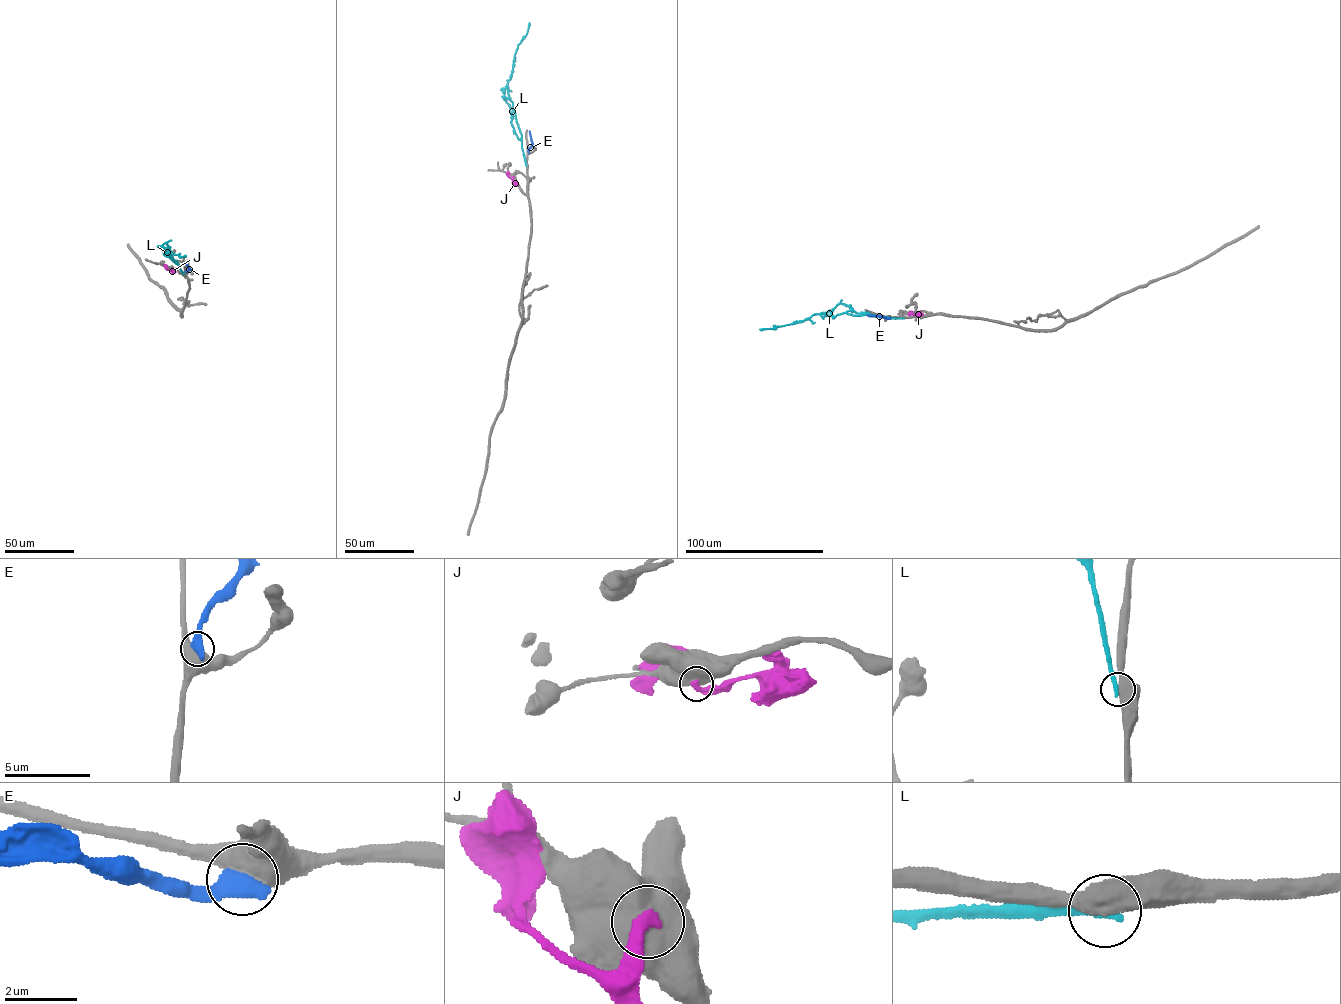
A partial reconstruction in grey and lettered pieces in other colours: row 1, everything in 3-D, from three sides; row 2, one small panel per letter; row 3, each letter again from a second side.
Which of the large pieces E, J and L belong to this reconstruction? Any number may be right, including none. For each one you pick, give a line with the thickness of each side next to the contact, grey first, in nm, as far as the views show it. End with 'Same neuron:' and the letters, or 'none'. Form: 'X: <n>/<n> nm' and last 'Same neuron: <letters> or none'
Same neuron: none

